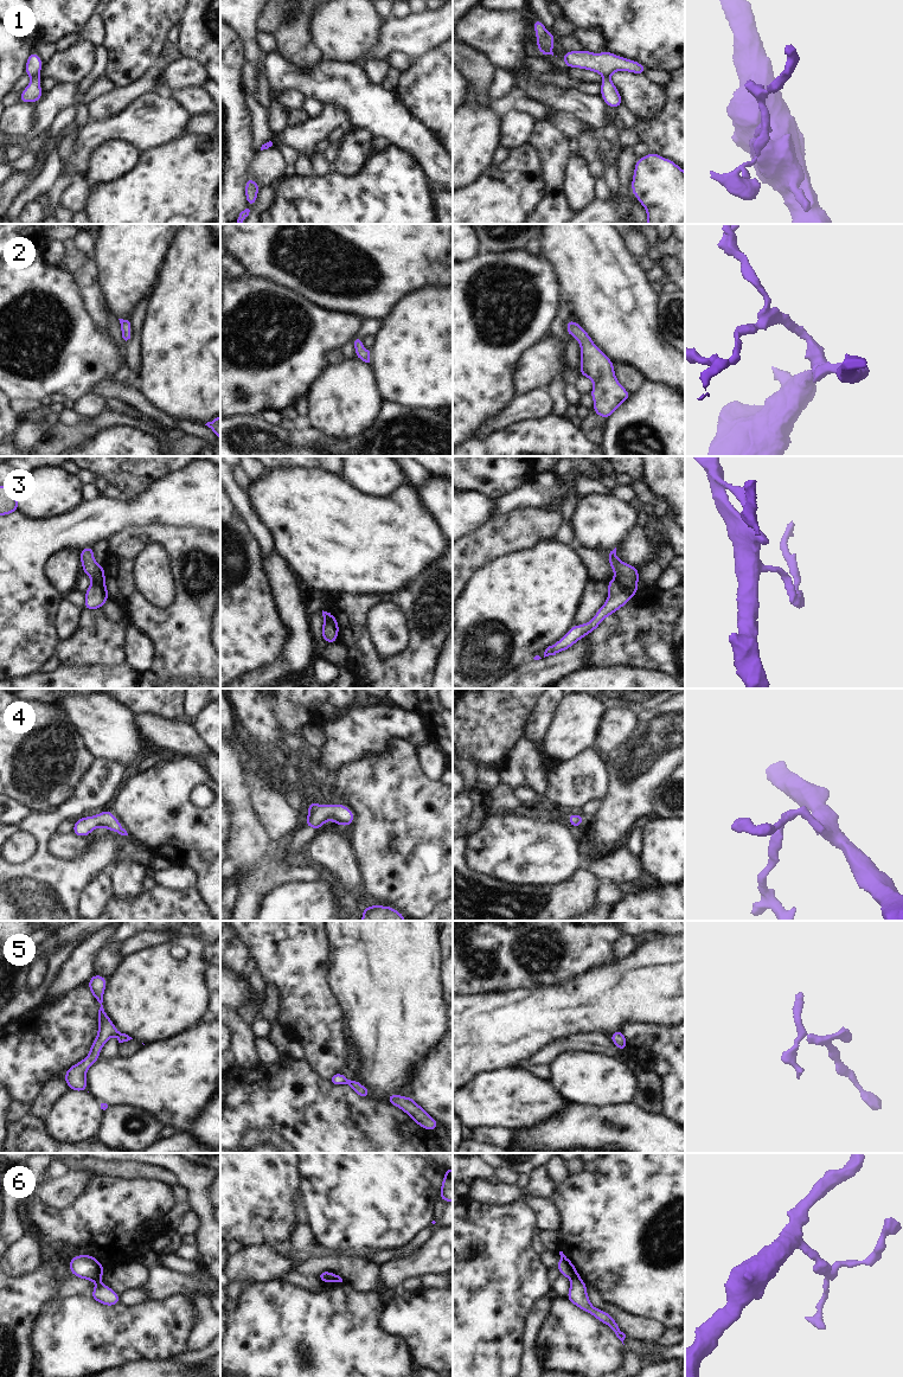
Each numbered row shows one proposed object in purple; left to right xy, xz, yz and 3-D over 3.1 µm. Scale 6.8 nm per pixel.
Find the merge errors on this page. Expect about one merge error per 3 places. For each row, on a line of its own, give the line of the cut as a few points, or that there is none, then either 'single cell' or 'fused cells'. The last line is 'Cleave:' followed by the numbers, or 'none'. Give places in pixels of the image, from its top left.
1: xy (38, 75), (32, 78) | fused cells
2: no cut | single cell
3: yz (615, 580), (632, 596) | fused cells
4: no cut | single cell
5: no cut | single cell
6: xz (328, 1272), (326, 1282) | fused cells
Cleave: 1, 3, 6

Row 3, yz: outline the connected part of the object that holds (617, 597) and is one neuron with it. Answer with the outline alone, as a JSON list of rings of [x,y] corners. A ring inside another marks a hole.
[[[609,579],[607,585],[609,590],[608,598],[596,611],[594,619],[584,625],[574,625],[561,640],[545,649],[544,658],[569,649],[578,640],[593,633],[606,617],[617,611],[632,600],[633,596],[628,594],[616,579]]]

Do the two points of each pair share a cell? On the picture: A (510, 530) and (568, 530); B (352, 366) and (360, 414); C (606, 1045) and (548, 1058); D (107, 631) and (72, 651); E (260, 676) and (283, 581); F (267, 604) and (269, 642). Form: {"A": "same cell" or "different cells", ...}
{"A": "different cells", "B": "same cell", "C": "same cell", "D": "same cell", "E": "same cell", "F": "same cell"}

